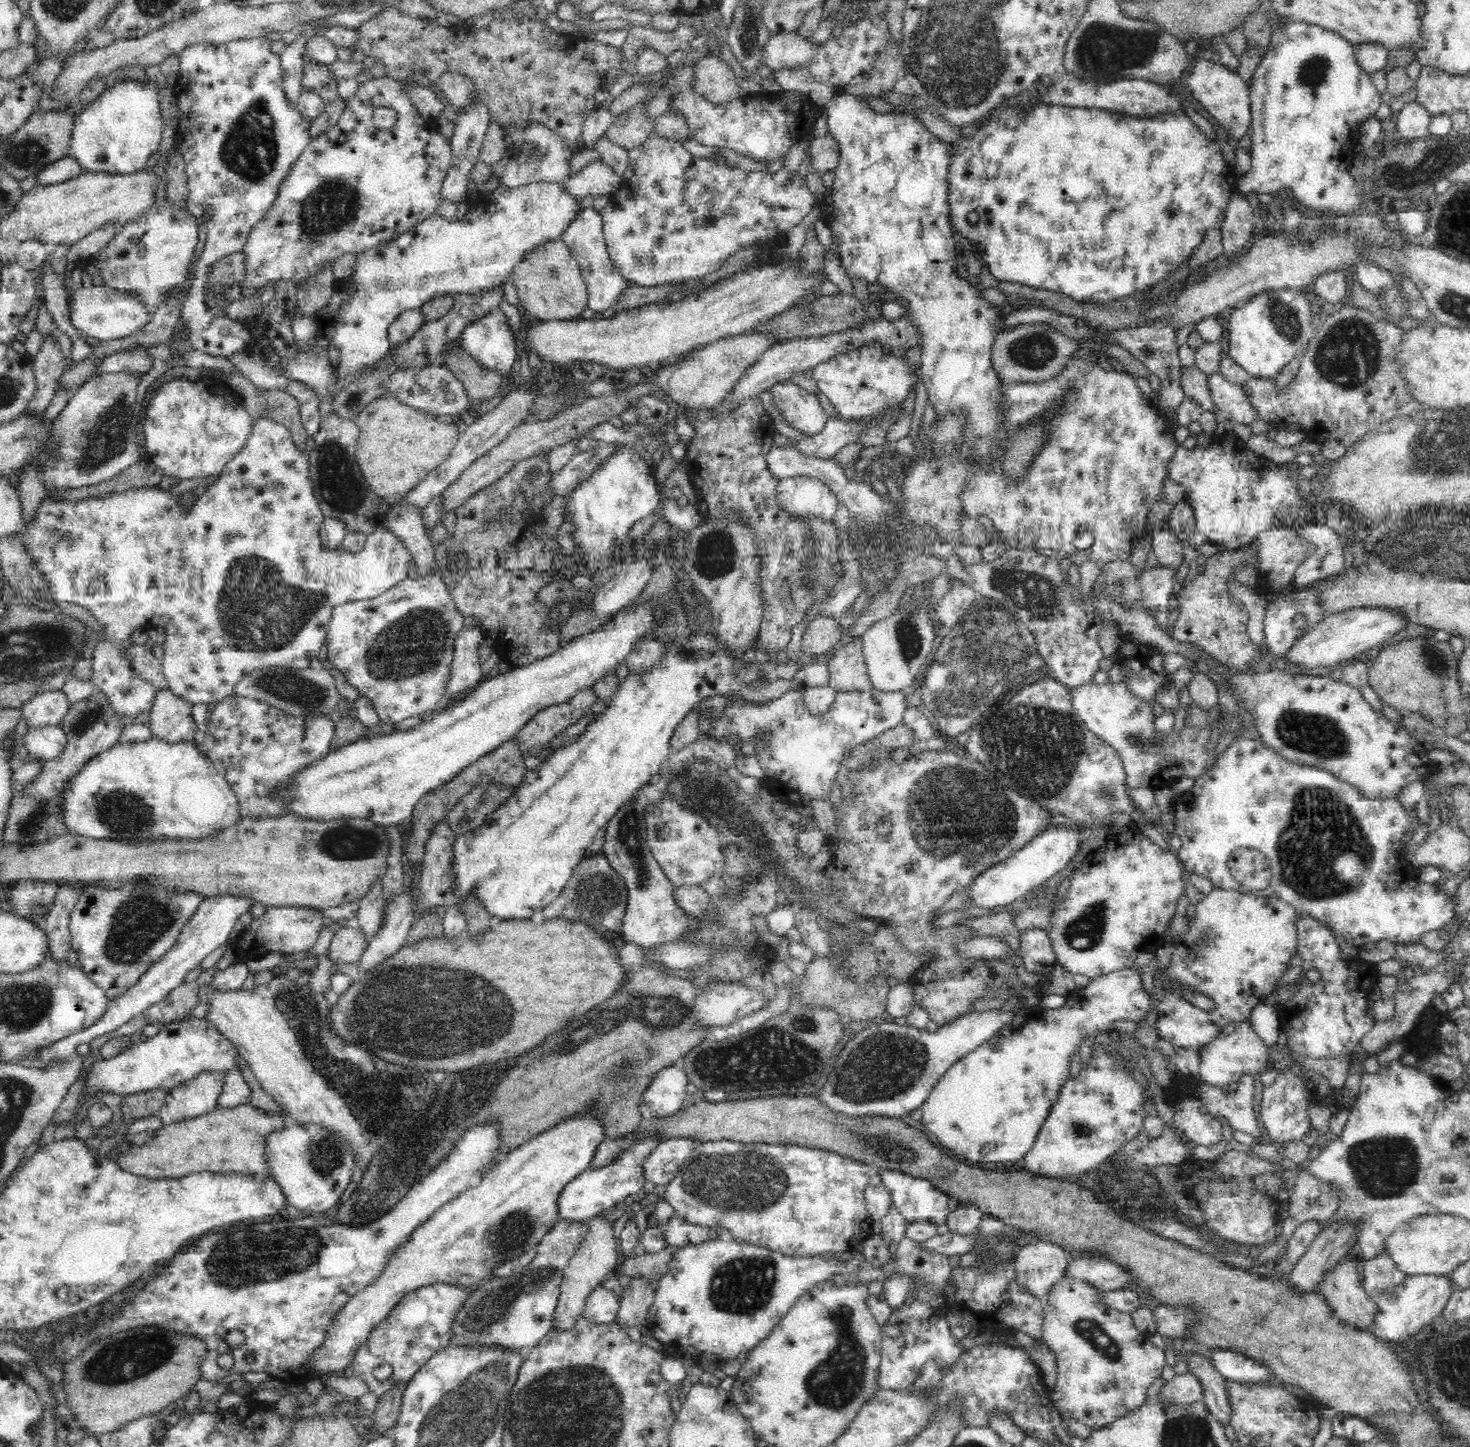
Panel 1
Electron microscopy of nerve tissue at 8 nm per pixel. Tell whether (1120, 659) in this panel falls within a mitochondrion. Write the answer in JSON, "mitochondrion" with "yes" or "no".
{"mitochondrion":"no"}

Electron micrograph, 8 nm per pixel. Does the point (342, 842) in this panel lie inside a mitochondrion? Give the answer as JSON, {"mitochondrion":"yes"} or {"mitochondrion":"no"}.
{"mitochondrion":"yes"}

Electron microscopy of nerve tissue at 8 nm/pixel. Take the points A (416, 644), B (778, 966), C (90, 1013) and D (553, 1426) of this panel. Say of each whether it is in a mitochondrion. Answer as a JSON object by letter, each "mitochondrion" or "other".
{"A":"mitochondrion","B":"other","C":"other","D":"mitochondrion"}

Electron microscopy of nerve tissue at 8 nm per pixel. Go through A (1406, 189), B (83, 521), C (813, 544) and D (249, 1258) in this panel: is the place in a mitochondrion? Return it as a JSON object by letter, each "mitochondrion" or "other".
{"A":"other","B":"other","C":"mitochondrion","D":"mitochondrion"}

